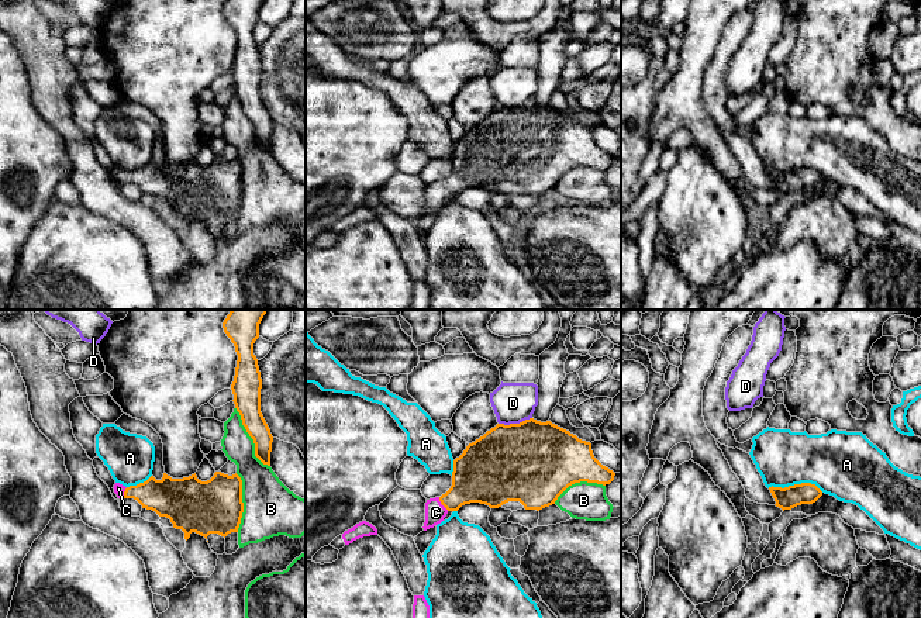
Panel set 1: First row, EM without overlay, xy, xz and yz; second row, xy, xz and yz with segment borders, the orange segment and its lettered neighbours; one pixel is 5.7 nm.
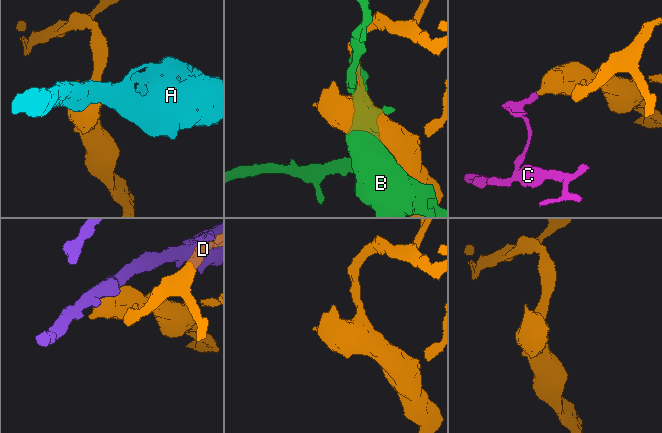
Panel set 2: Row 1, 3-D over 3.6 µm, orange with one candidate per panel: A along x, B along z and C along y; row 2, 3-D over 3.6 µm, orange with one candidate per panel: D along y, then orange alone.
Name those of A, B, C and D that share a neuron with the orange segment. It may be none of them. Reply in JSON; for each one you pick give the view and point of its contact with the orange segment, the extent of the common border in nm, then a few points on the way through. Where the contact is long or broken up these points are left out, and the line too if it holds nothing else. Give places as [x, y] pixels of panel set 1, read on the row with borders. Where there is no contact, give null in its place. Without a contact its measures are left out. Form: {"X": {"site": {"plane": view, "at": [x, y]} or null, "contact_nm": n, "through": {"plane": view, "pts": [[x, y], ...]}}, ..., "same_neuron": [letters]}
{"C": {"site": {"plane": "xz", "at": [442, 504]}, "contact_nm": 100, "through": {"plane": "xz", "pts": [[476, 477], [452, 500], [442, 504], [435, 513]]}}, "same_neuron": ["C"]}

